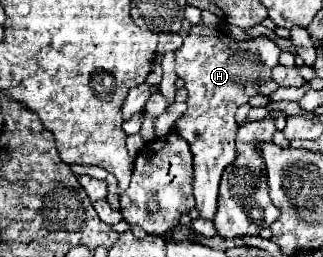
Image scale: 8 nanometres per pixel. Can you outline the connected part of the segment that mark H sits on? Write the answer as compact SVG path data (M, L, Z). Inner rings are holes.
M204 24L192 26L188 36L184 38L184 44L176 50L176 74L186 82L188 90L188 110L186 114L176 122L176 132L190 144L190 152L194 156L194 198L196 198L196 208L200 210L200 216L206 220L214 218L216 206L218 206L218 184L224 168L234 162L236 158L236 148L234 148L234 136L238 132L236 124L236 110L246 104L252 96L258 94L258 86L266 80L270 80L272 68L278 64L280 48L268 40L266 36L258 36L254 40L238 42L228 38L226 34L220 34L218 30L210 30Z

